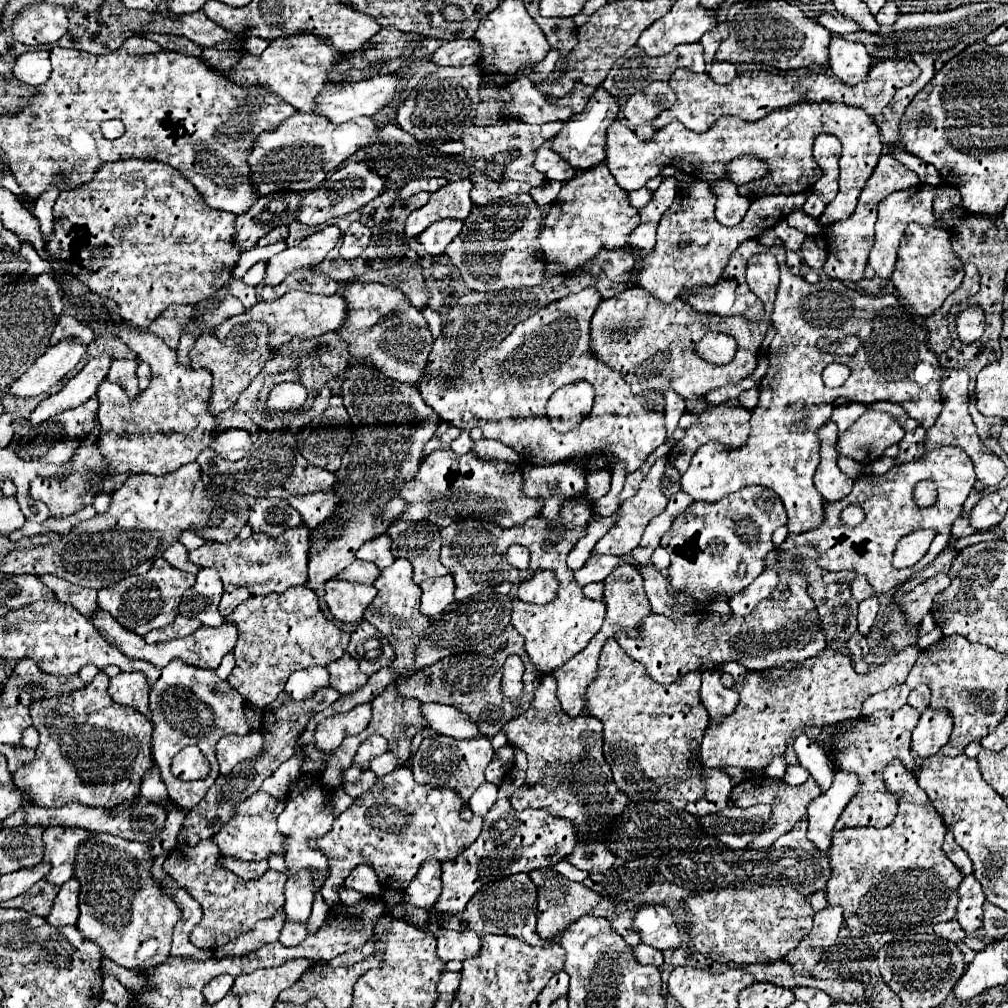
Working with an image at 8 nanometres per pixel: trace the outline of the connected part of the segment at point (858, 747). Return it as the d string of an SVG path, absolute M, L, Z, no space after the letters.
M908 703L896 711L876 711L870 717L860 719L856 723L856 729L852 729L848 737L836 737L834 747L828 745L826 753L830 761L834 761L836 767L844 771L854 771L860 777L860 791L842 811L834 831L842 831L848 827L888 827L892 823L898 813L898 795L886 789L882 773L890 761L900 759L904 767L916 775L918 767L910 749L910 733L916 727L918 717L920 711Z

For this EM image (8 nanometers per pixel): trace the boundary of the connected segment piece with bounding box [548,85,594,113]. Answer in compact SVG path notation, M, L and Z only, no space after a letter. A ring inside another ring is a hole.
M576 85L566 97L562 99L554 99L554 97L548 97L548 101L552 101L554 105L570 105L574 113L580 113L584 109L584 105L588 103L588 99L592 97L594 89L592 87L586 87L586 85Z

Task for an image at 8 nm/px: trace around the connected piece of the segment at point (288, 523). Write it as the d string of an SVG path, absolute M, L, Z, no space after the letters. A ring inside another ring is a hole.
M256 499L256 503L250 507L248 525L254 529L254 533L278 537L300 523L300 513L292 509L284 499Z

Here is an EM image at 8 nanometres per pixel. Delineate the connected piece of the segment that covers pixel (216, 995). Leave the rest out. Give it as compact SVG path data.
M220 975L216 979L212 979L206 987L204 987L204 997L206 997L206 1003L214 1005L216 1001L220 1001L234 985L234 977L232 975Z

